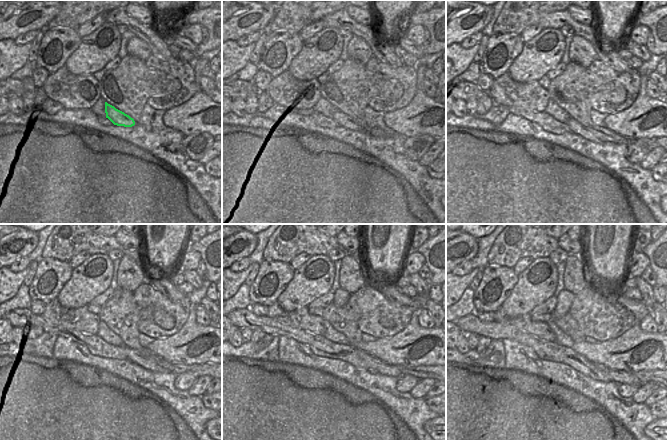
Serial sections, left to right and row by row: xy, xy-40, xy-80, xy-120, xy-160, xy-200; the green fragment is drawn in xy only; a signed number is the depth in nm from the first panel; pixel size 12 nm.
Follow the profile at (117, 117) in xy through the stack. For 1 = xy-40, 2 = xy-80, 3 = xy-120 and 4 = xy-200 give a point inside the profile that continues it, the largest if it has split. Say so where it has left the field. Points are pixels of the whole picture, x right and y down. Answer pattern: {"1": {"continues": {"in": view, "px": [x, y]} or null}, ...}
{"1": {"continues": {"in": "xy-40", "px": [342, 119]}}, "2": {"continues": {"in": "xy-80", "px": [575, 127]}}, "3": {"continues": {"in": "xy-120", "px": [135, 356]}}, "4": {"continues": {"in": "xy-200", "px": [605, 374]}}}

